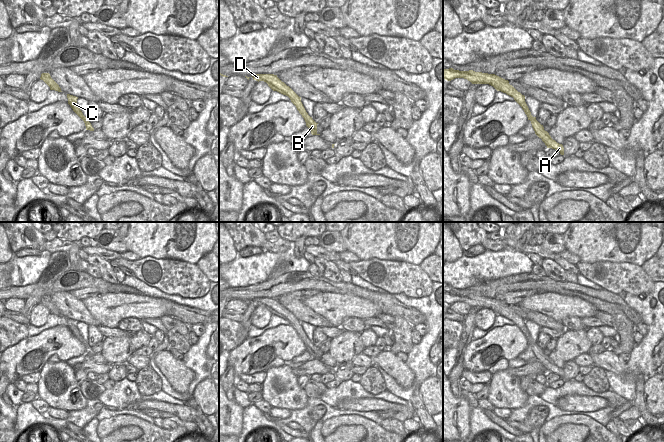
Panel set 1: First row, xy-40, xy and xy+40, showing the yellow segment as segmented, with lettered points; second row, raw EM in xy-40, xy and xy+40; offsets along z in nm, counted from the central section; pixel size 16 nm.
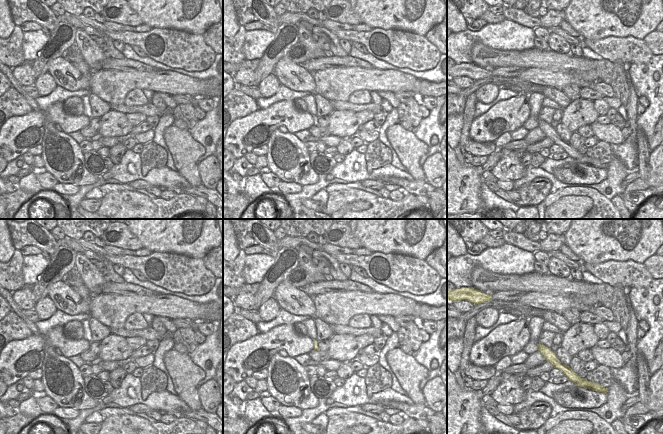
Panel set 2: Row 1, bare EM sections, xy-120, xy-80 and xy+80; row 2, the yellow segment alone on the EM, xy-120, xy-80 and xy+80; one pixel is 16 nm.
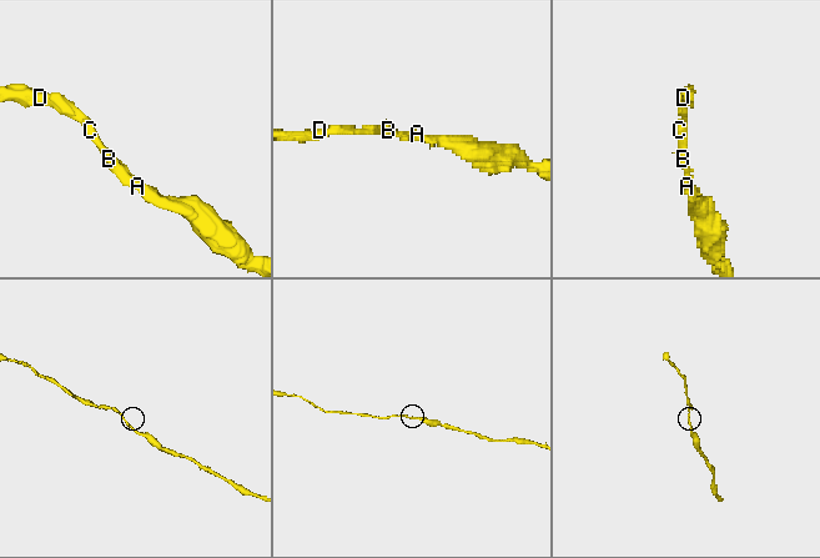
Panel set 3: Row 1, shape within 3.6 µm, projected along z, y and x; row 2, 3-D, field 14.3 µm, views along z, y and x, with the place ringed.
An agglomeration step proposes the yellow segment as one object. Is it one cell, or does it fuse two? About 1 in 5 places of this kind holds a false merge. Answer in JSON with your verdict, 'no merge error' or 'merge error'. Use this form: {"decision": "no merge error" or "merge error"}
{"decision": "no merge error"}

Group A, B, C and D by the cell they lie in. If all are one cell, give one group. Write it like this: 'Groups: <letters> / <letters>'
Groups: A B C D.

